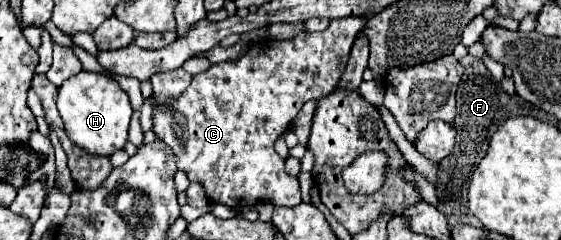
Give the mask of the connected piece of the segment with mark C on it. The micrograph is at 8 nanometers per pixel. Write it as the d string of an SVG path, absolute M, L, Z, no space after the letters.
M338 18L330 22L328 30L302 32L292 40L262 40L252 44L240 58L212 64L208 72L192 78L186 92L176 98L168 110L154 110L154 134L176 154L178 170L186 172L190 182L200 182L212 202L226 204L234 210L254 206L268 200L274 206L300 204L298 178L286 174L284 160L276 154L276 138L290 126L300 108L314 98L326 96L334 90L344 74L350 48L368 18Z

